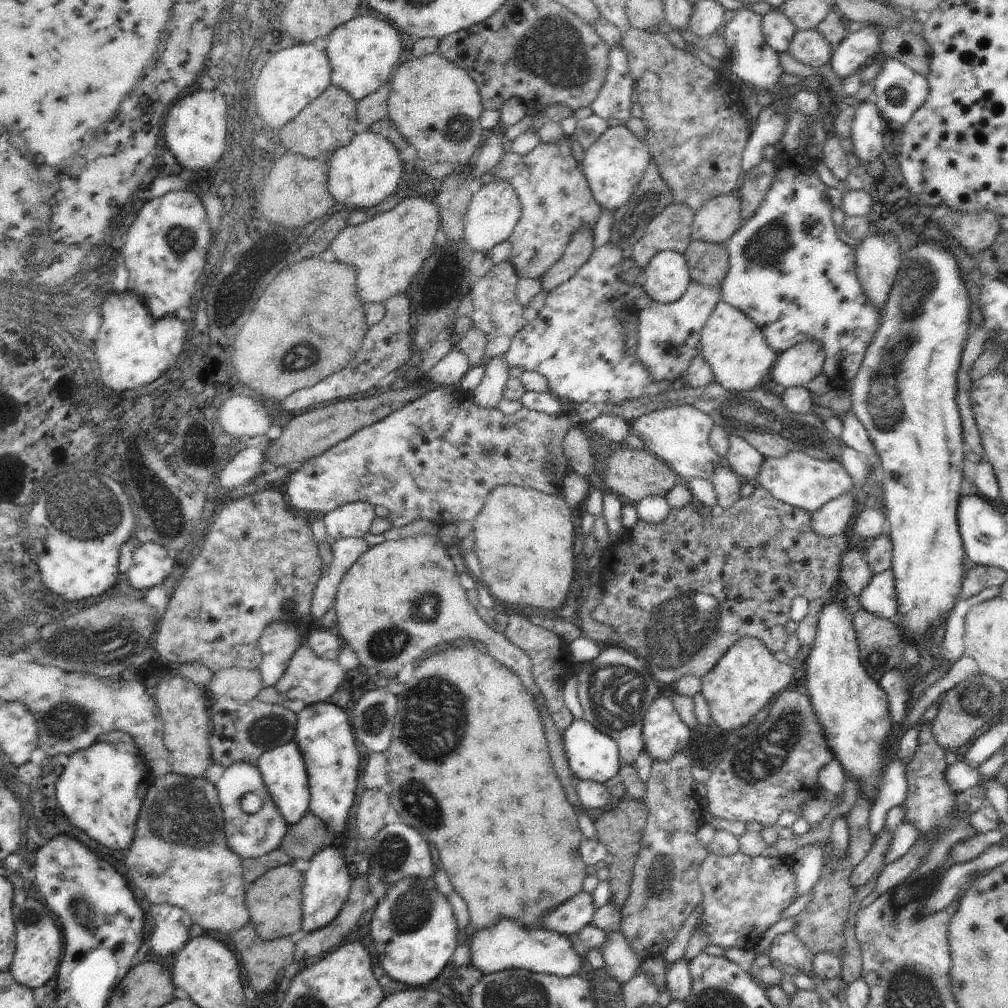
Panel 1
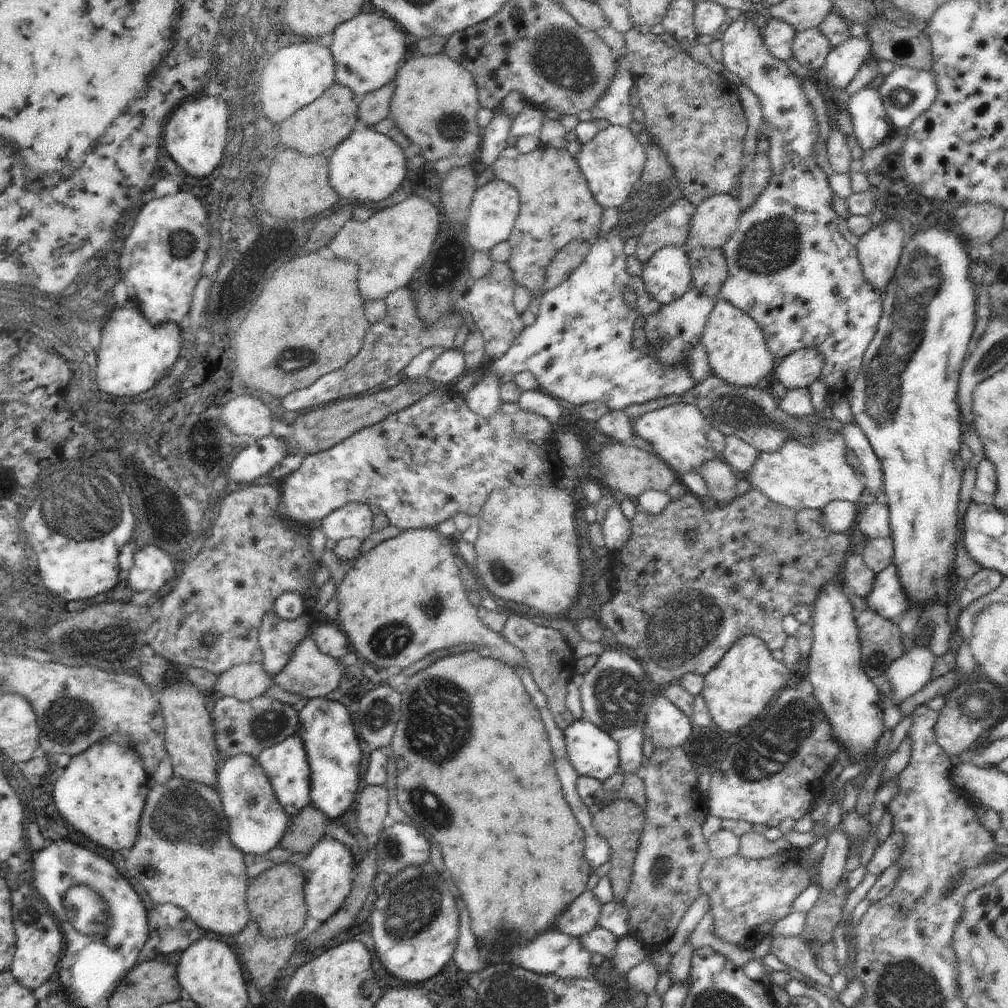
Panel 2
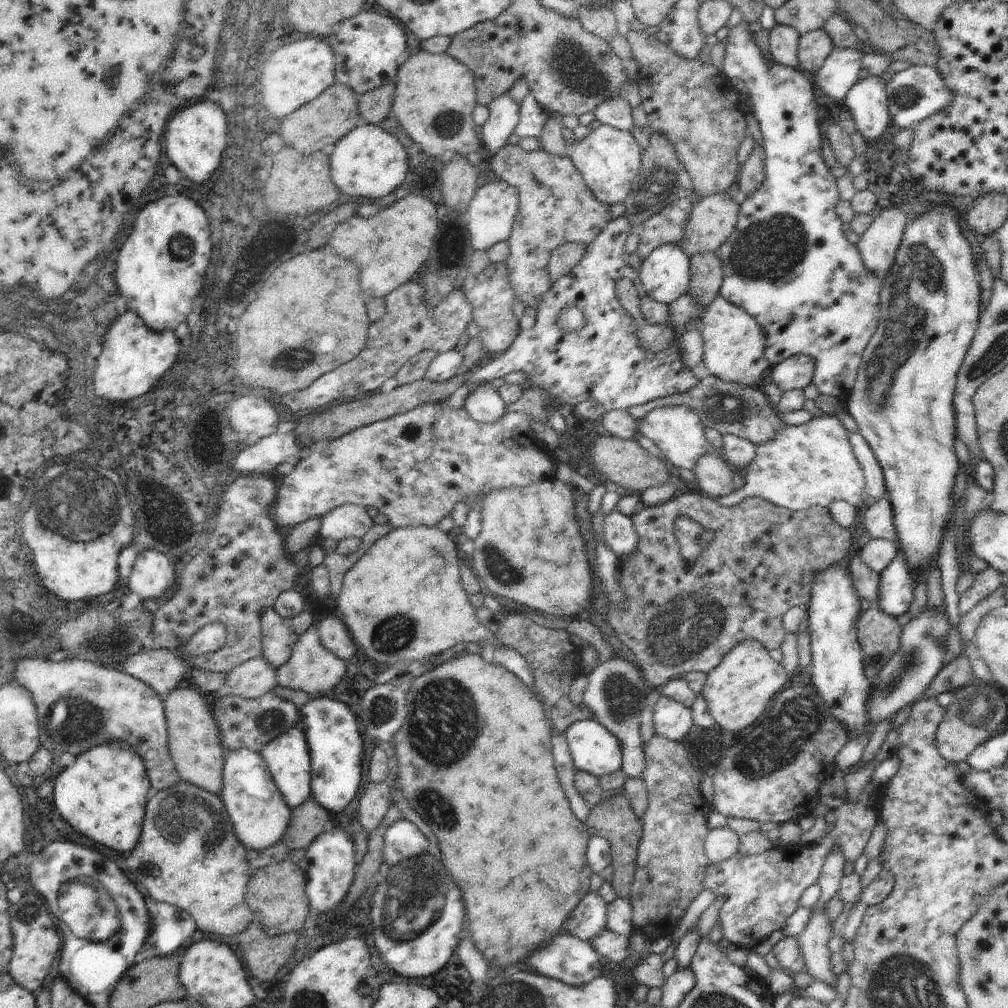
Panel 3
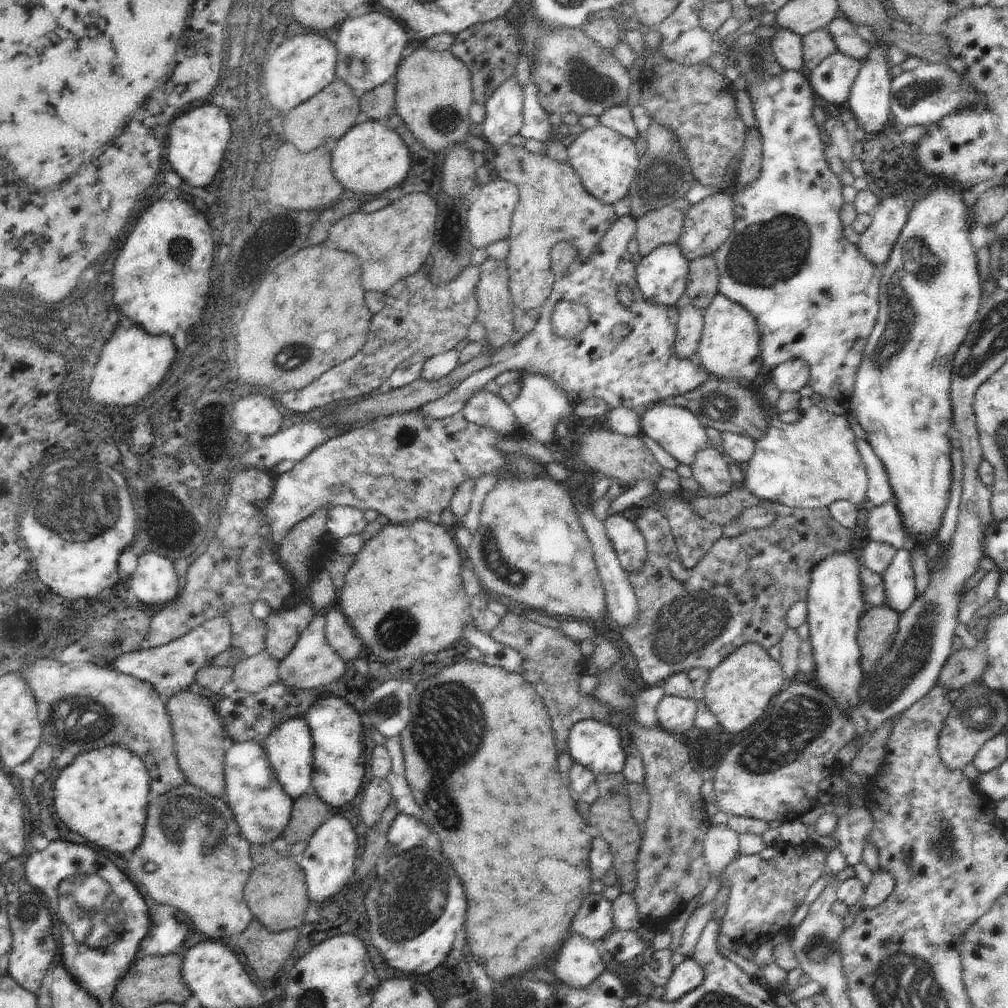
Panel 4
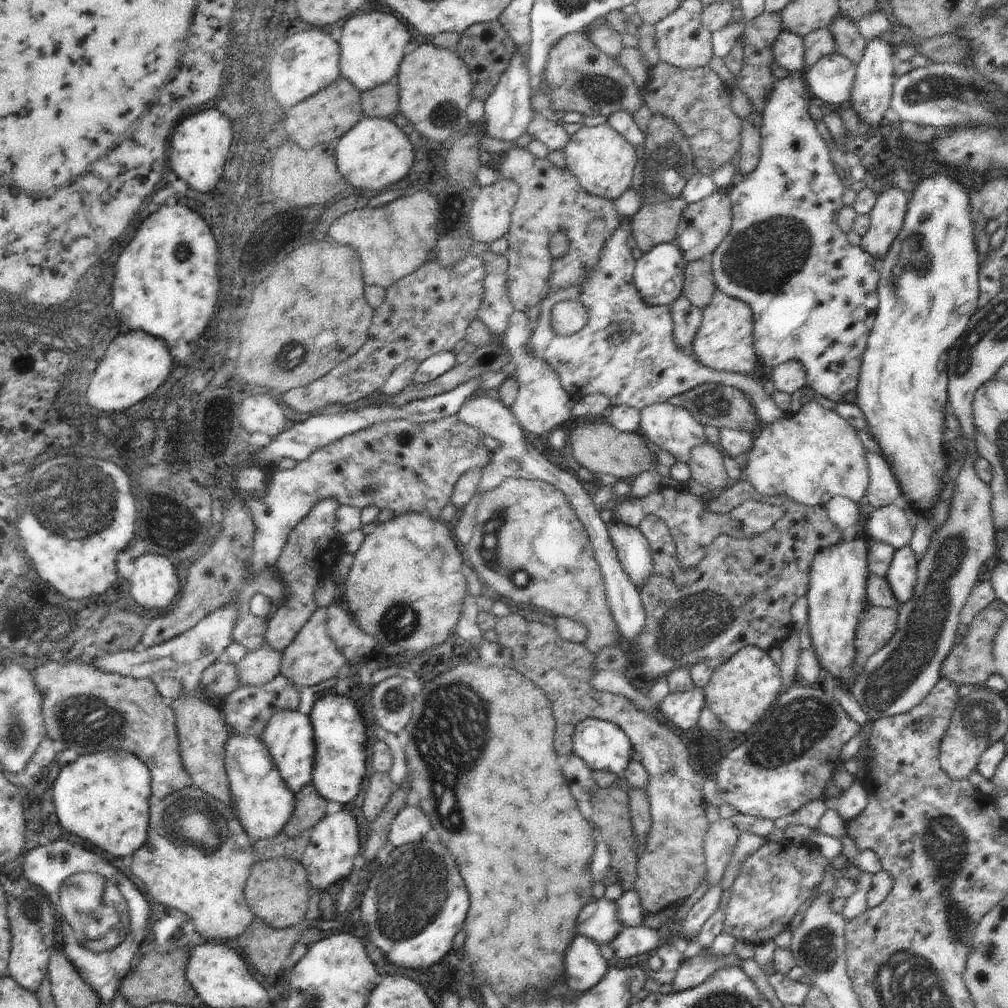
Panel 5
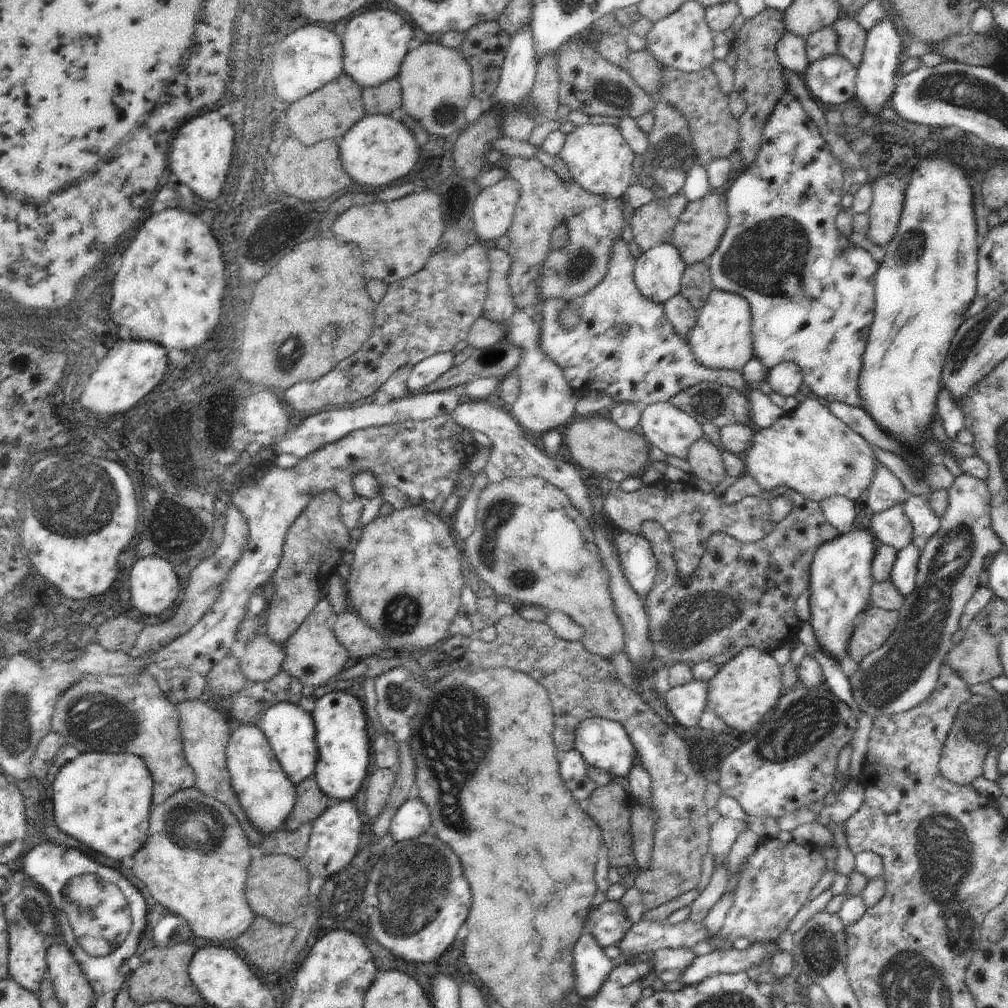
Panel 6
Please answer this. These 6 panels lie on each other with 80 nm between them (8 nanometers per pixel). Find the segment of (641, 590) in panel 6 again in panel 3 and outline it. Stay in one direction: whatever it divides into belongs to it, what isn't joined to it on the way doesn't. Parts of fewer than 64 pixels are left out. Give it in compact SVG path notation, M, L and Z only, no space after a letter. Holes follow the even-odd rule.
M613 510L609 515L605 516L603 525L603 535L605 544L612 552L624 562L638 544L638 533L633 526L632 519L628 515Z

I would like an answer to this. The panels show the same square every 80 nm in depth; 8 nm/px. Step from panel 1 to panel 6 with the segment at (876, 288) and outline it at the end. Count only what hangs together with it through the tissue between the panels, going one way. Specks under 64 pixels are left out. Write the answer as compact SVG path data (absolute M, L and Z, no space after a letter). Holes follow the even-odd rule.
M890 173L880 177L872 184L873 201L869 208L869 229L866 238L876 244L885 246L896 234L904 206L907 184Z

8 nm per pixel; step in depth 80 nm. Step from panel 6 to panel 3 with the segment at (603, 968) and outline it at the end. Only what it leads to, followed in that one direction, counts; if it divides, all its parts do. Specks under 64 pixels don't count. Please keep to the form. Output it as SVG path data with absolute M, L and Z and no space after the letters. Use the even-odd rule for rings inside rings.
M560 932L552 942L548 942L546 946L540 946L536 954L530 954L526 964L534 968L539 975L546 975L566 984L578 986L600 975L602 966L598 963L598 956L599 954L588 941L566 932Z

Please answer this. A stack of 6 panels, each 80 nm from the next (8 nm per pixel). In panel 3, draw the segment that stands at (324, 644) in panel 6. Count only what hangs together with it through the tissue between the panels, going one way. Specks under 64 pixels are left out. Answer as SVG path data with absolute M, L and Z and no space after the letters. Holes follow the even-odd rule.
M313 623L296 643L288 662L285 662L277 670L277 684L292 690L304 690L308 694L319 696L338 686L346 672L347 663L348 661L338 658L322 646L318 624Z

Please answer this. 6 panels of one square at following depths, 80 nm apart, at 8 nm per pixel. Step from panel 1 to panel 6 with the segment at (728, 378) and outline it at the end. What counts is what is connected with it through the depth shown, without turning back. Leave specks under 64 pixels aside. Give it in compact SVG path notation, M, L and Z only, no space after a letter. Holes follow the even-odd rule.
M713 288L706 304L698 311L697 323L689 334L688 342L696 360L705 367L741 371L755 356L748 300L736 293Z

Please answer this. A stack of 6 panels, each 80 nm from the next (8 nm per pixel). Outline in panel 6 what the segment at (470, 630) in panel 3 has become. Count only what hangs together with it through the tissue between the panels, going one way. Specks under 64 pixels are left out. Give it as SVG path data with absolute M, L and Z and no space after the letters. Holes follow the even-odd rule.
M424 506L405 508L394 512L385 517L376 517L371 523L363 528L363 535L360 537L357 547L353 551L354 560L351 564L350 574L344 581L346 589L346 597L348 600L348 608L356 611L359 617L367 623L370 628L373 628L382 638L388 648L394 648L400 654L400 648L404 650L404 646L414 646L414 648L435 648L446 640L445 636L452 626L453 620L459 611L461 605L462 589L466 580L463 572L460 572L460 550L454 542L454 529L449 525L448 519L441 515L434 514L432 511L424 508Z

